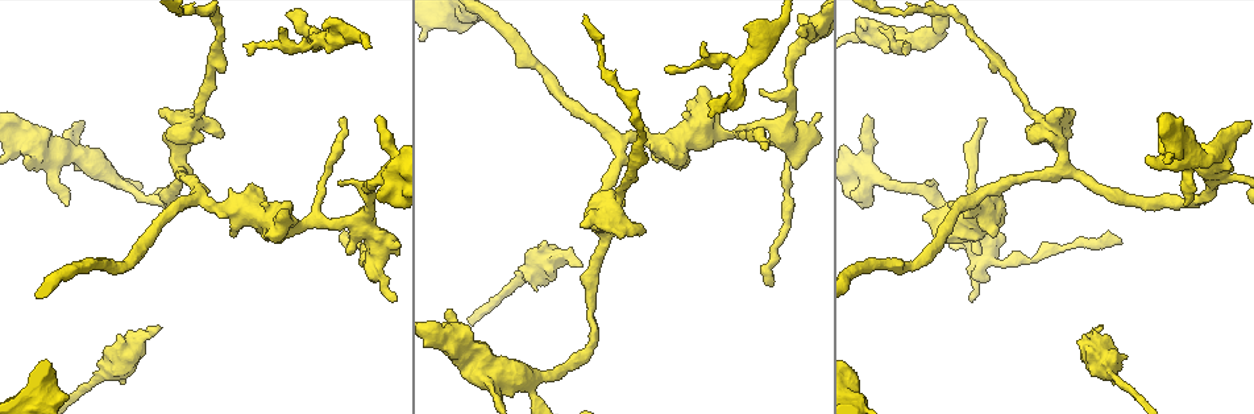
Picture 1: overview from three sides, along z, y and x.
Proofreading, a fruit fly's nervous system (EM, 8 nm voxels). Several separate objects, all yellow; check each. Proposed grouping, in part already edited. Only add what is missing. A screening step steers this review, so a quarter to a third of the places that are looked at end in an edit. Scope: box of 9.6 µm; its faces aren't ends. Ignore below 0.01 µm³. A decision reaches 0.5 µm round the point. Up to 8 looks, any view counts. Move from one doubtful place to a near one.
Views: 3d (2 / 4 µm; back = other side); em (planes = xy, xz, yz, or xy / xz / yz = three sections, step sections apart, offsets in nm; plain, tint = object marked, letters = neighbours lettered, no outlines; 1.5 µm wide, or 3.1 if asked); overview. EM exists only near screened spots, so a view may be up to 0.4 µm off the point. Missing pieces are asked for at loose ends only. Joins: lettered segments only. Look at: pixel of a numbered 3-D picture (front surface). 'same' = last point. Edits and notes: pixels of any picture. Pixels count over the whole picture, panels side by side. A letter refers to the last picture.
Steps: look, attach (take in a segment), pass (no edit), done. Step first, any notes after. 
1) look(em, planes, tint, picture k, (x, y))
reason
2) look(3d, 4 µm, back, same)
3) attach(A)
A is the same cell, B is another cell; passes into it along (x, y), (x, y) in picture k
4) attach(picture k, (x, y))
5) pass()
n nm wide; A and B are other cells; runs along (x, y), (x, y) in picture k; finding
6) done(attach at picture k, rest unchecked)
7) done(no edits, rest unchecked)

look(em, xz, step 4, letters, picture 1, (1184, 206))
branch stops here

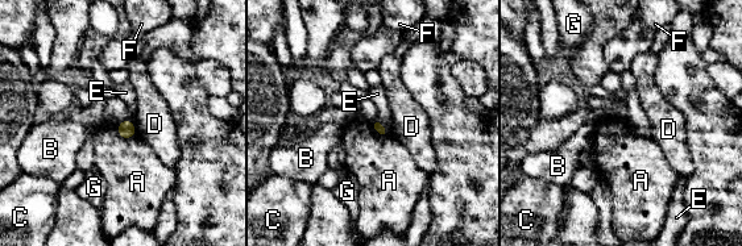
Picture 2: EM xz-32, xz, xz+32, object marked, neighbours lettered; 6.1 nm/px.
look(em, yz, step 8, letters, same)
cut it another way

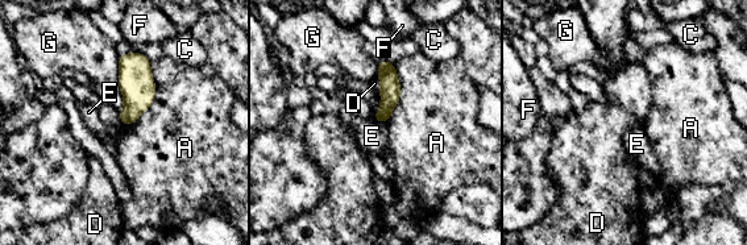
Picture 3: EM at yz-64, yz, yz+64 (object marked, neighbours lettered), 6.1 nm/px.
pass()
A touches over 440 nm; A, C, D, E, F and G are other cells; border along (150, 61), (153, 103), (124, 127) in picture 3; none of them fits

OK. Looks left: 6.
look(em, planes, plain, picture 1, (158, 327))
branch stops here

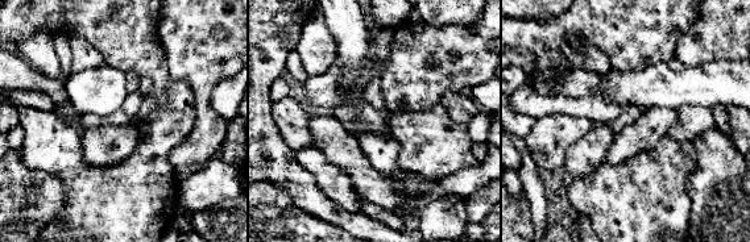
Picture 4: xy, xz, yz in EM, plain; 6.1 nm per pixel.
look(em, planes, letters, same)

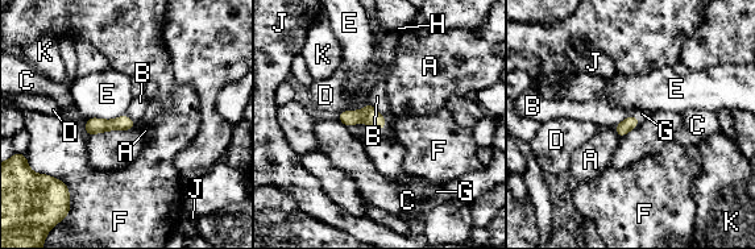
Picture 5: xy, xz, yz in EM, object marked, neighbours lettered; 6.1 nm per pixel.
attach(G)
G is the same cell, A, B, C, D, E, F, H, J and K are other cells; passes into it along (369, 115), (380, 128), (388, 129) in picture 5; the neuron continues

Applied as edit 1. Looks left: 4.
look(3d, 2 µm, picture 1, (880, 29))
an open end

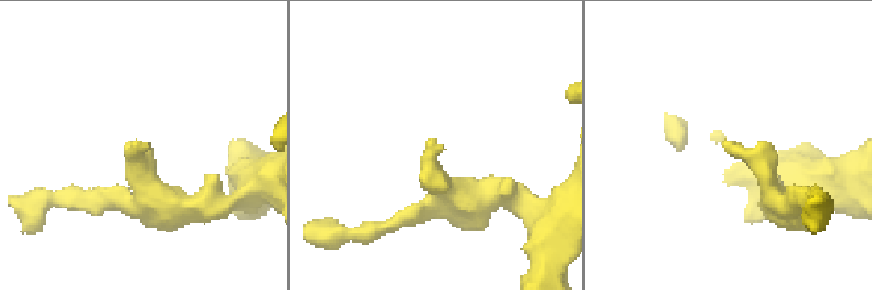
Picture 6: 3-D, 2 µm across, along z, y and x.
look(em, planes, letters, picture 6, (429, 141))

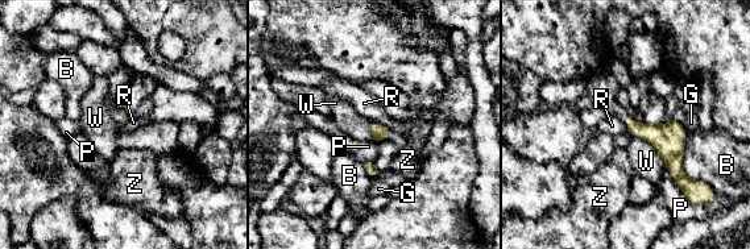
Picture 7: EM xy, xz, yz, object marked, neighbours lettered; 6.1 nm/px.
pass()
B, G, P, R, W and Z are other cells; border along (376, 121), (390, 131) in picture 7; no lettered segment goes on from it

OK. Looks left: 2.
done(attach at picture 5, rest unchecked)

